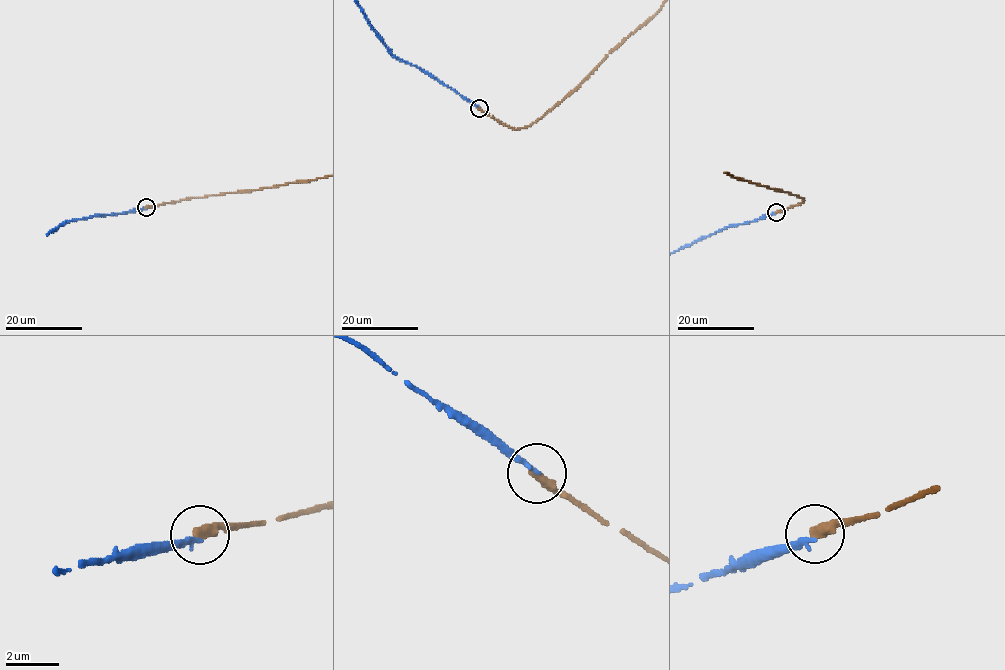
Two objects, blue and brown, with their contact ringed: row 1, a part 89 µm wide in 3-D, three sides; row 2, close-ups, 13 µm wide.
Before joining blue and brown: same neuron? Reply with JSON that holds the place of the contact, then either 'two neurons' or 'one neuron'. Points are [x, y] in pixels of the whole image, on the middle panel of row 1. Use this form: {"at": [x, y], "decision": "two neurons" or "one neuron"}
{"at": [479, 108], "decision": "two neurons"}

